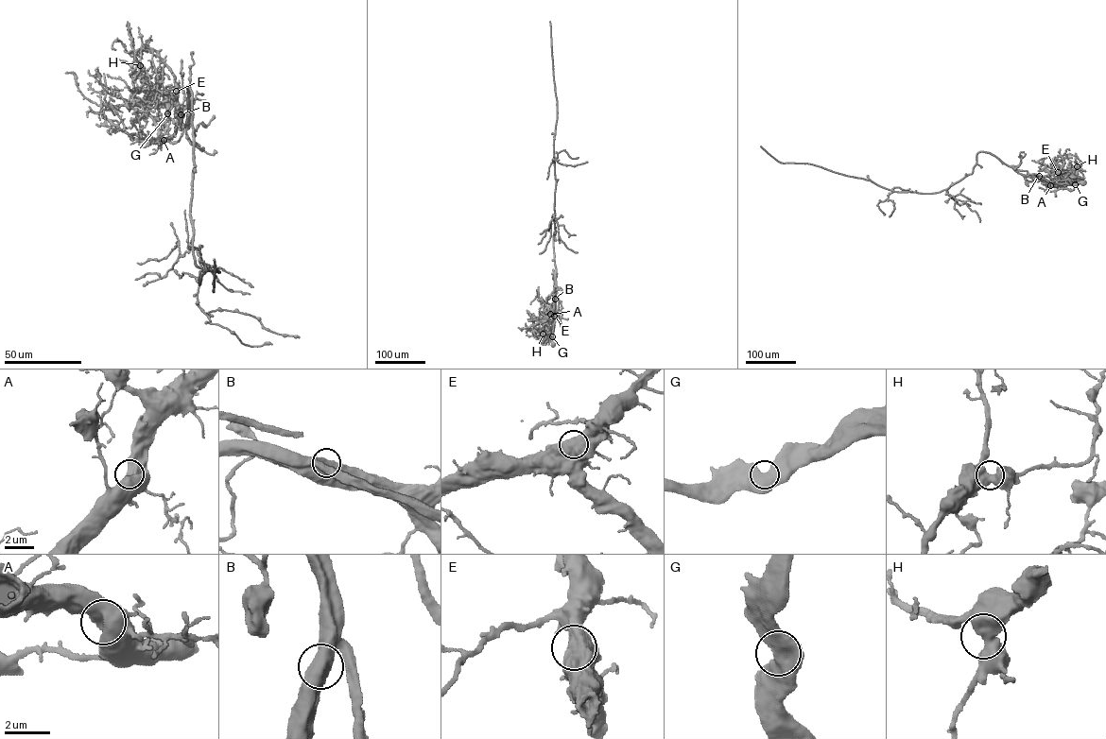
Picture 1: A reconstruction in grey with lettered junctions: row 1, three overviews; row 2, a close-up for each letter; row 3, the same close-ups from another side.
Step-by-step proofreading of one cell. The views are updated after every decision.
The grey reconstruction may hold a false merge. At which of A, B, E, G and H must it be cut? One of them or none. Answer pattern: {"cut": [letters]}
{"cut": []}

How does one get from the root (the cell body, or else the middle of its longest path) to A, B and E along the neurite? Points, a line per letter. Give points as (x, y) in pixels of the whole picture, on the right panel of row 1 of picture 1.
A: (1083, 183), (1060, 184), (1038, 176), (1050, 185)
B: (1083, 183), (1060, 184), (1039, 176)
E: (1083, 183), (1060, 184), (1038, 176), (1058, 172)

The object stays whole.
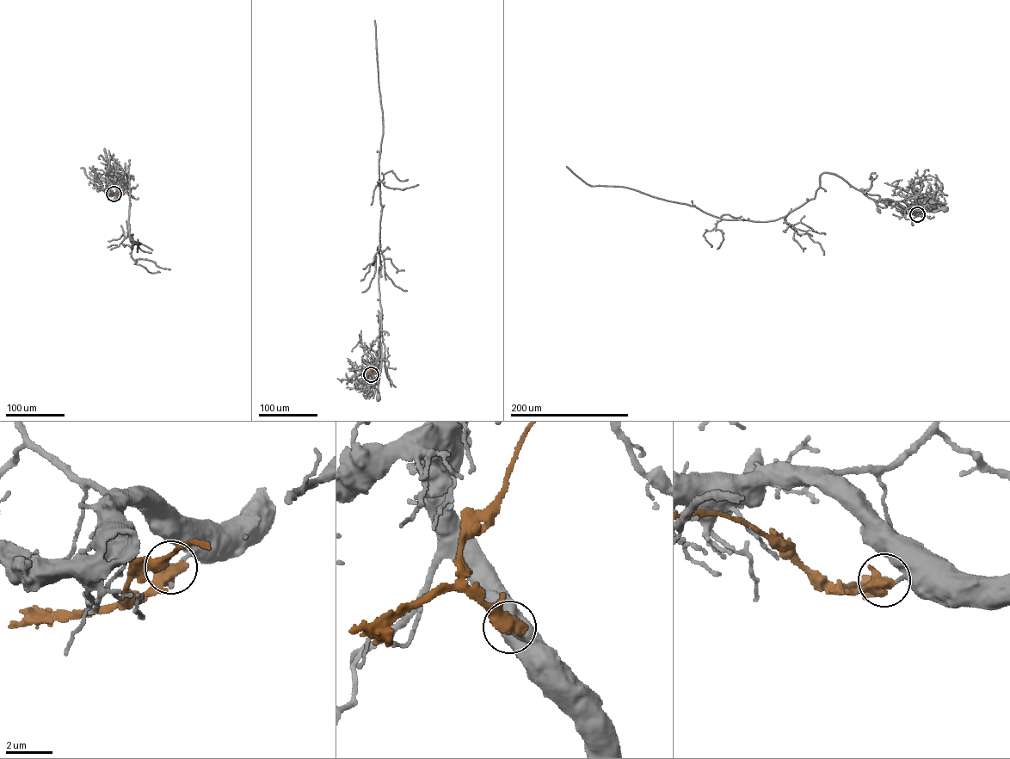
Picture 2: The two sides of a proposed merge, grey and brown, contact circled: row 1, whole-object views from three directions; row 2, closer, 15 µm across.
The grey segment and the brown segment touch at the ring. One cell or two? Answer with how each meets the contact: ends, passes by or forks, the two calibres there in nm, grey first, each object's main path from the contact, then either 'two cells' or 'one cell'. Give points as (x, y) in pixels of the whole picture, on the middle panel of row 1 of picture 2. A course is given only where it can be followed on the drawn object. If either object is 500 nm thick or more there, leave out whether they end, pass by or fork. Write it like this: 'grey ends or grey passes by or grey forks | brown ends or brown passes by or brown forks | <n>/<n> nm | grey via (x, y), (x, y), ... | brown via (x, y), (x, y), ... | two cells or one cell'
160/700 nm | grey via (371, 374), (370, 369), (378, 358), (380, 344), (378, 398) | brown via (371, 374), (375, 364) | two cells

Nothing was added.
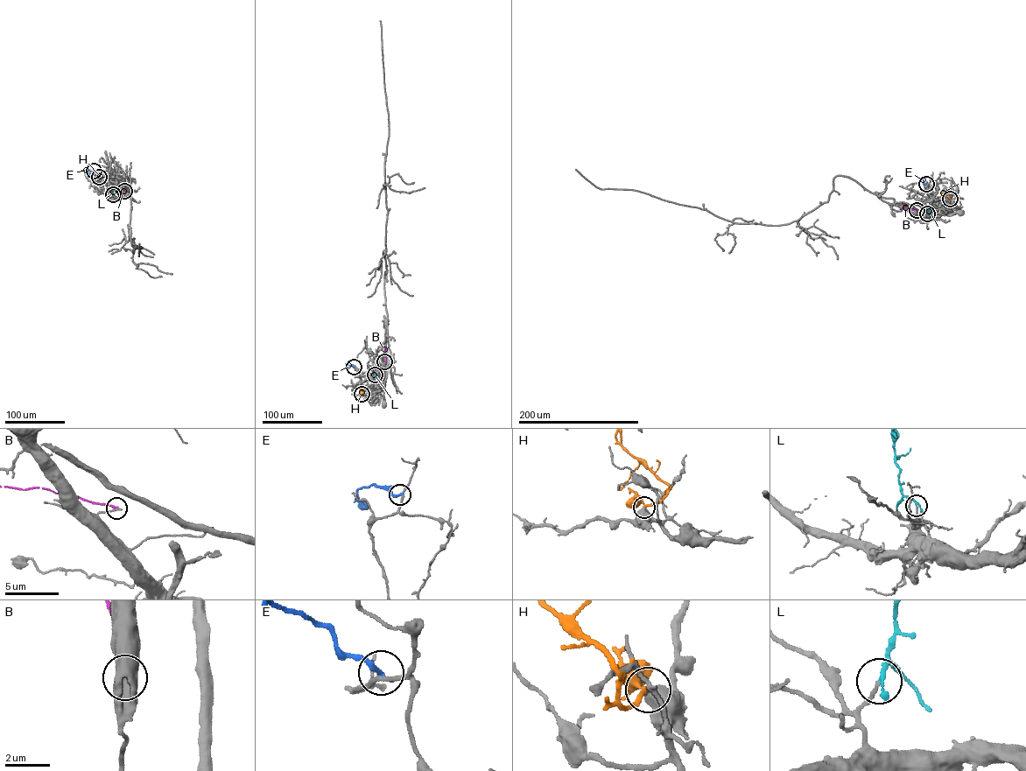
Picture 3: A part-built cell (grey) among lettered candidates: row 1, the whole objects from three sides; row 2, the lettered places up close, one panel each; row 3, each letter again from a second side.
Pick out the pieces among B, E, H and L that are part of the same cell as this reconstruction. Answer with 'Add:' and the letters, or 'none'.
Add: L

